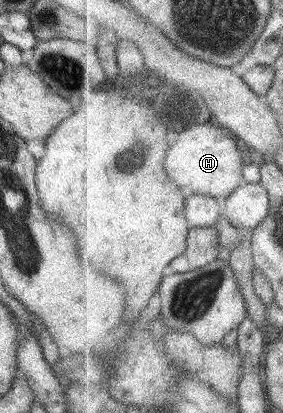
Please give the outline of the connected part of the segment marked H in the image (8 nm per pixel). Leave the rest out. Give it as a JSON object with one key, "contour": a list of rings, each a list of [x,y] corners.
{"contour":[[[197,124],[185,130],[179,142],[171,148],[167,158],[167,170],[171,172],[173,180],[179,180],[179,184],[183,184],[183,190],[187,194],[226,198],[245,183],[247,164],[243,160],[243,152],[237,144],[237,137],[225,128],[220,124]]]}

